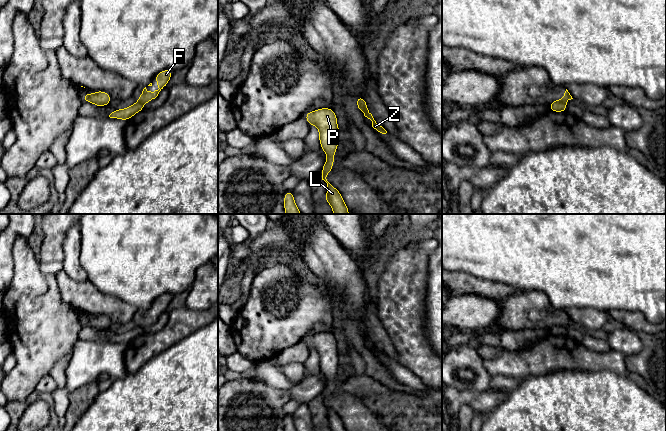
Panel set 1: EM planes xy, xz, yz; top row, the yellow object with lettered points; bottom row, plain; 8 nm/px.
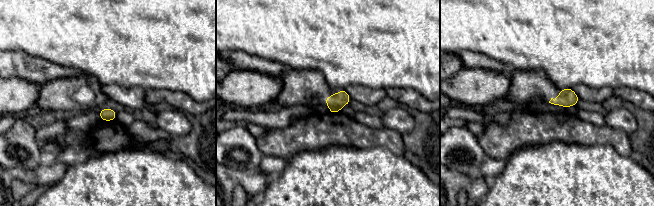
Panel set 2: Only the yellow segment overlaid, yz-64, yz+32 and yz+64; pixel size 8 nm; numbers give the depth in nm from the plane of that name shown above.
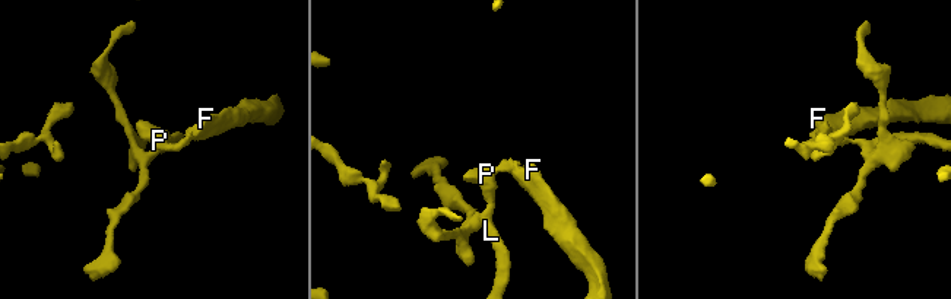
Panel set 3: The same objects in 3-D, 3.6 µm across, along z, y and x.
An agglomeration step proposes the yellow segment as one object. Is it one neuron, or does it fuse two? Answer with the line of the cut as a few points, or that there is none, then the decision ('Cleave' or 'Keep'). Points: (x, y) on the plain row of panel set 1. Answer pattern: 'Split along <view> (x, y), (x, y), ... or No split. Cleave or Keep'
Split along yz (555, 324), (564, 327). Cleave

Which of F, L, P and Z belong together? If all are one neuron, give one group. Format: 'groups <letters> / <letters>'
groups F Z / L P

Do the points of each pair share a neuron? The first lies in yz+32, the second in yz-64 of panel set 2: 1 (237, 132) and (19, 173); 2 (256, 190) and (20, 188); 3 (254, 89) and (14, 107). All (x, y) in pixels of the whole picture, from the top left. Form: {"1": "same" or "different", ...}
{"1": "different", "2": "different", "3": "same"}

